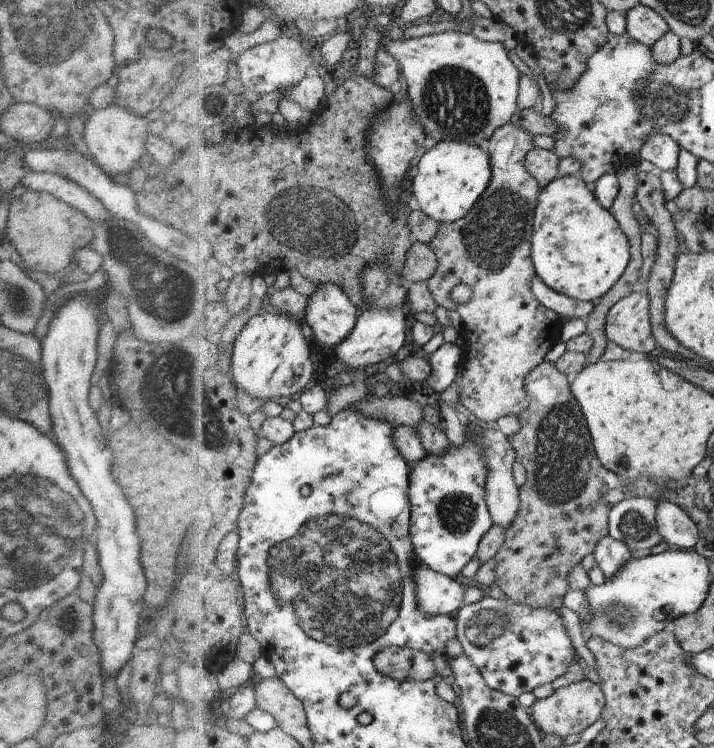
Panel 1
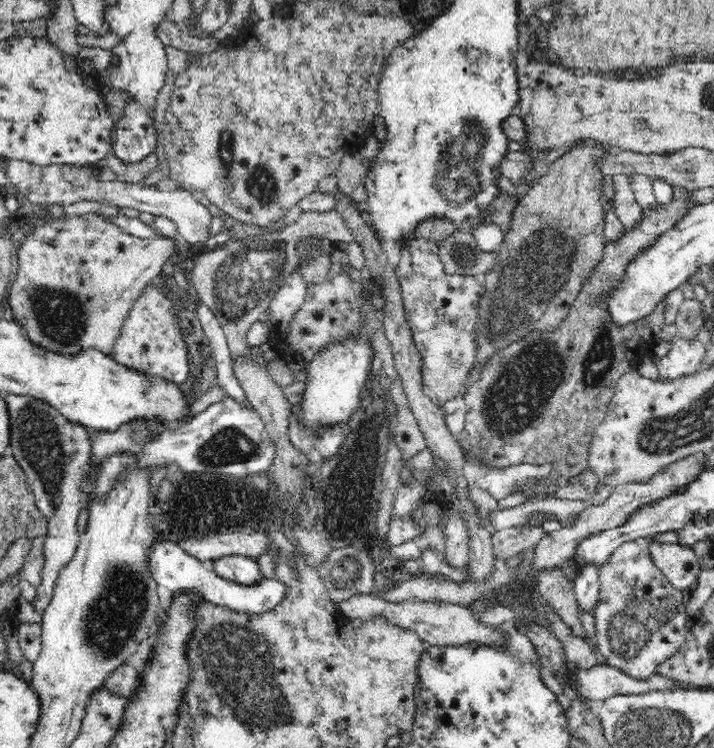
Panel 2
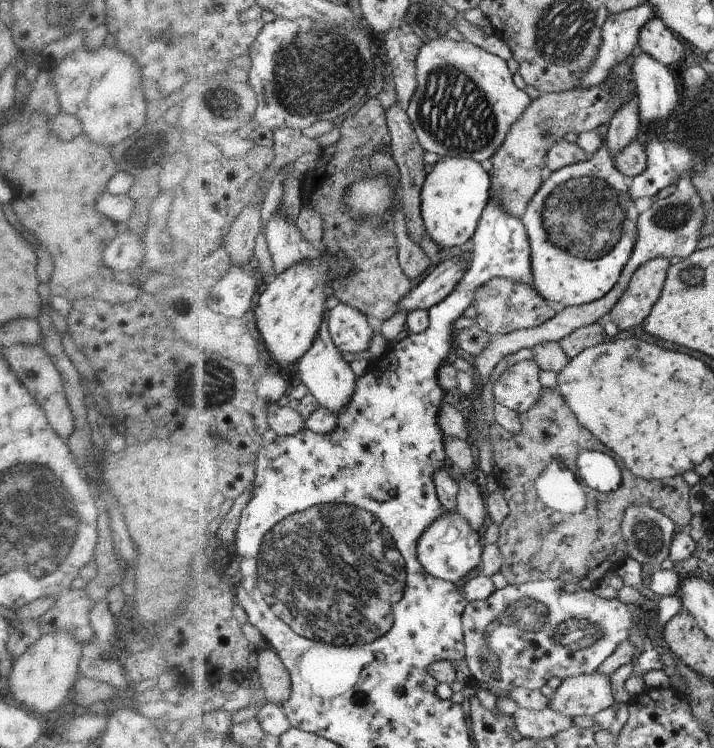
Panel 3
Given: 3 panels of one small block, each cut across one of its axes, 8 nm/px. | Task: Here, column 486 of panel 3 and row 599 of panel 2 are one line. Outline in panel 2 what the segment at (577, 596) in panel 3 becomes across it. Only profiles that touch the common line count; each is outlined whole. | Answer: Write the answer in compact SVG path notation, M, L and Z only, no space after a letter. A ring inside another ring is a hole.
M639 538L624 542L599 566L601 593L598 606L594 608L596 629L595 643L606 662L628 677L647 679L657 673L658 664L672 657L683 646L687 631L684 594L667 582L664 574L654 565L648 549L649 539Z

